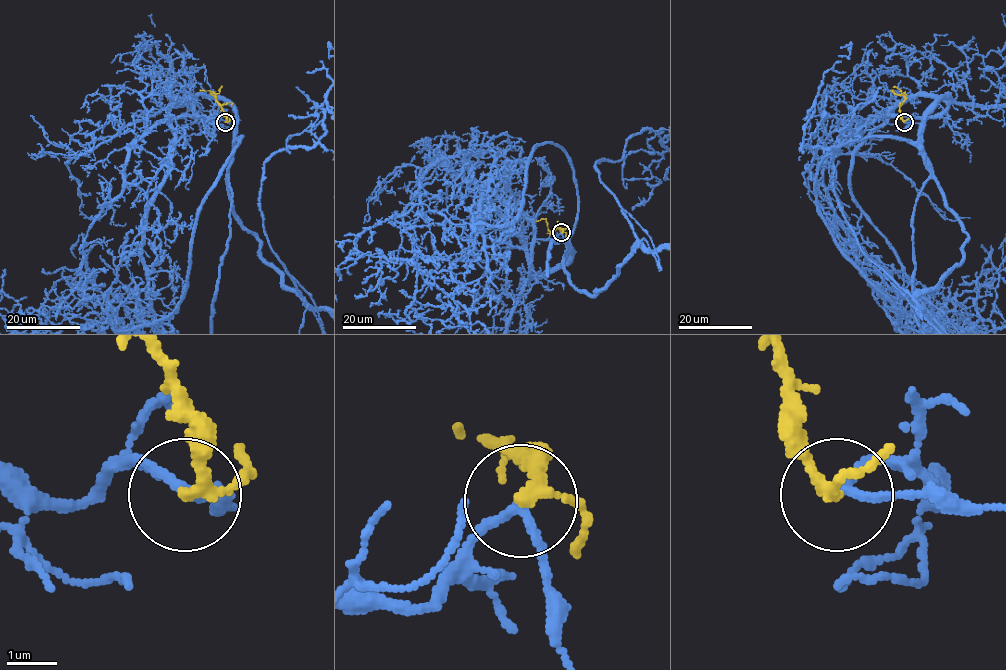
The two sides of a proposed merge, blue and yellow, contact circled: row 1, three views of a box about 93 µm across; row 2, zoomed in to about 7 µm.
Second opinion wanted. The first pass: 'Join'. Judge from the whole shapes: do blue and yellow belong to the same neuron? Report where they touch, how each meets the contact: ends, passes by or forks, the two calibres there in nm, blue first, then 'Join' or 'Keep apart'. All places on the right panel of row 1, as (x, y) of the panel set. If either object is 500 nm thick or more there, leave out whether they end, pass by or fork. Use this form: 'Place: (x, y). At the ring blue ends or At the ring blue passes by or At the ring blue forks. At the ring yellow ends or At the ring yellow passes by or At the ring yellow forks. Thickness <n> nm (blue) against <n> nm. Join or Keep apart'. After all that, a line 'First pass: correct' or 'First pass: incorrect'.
Place: (904, 122). At the ring blue passes by. At the ring yellow passes by. Thickness 170 nm (blue) against 200 nm. Join
First pass: correct

